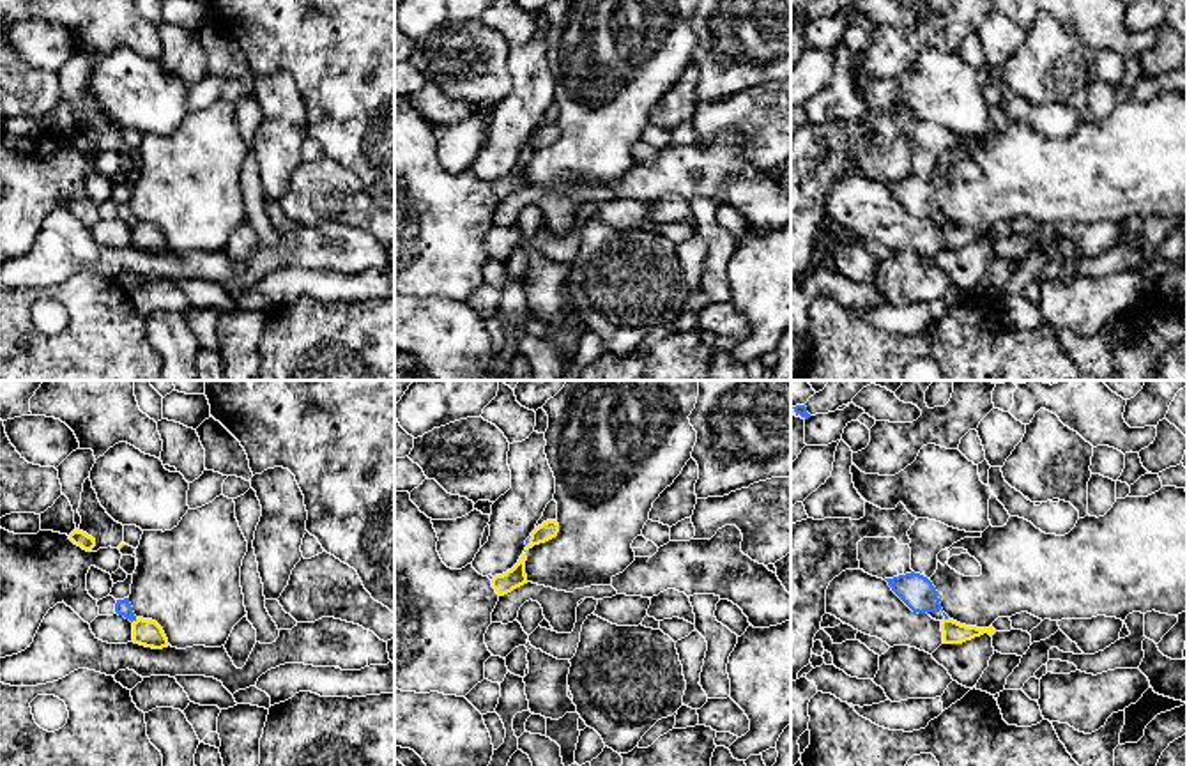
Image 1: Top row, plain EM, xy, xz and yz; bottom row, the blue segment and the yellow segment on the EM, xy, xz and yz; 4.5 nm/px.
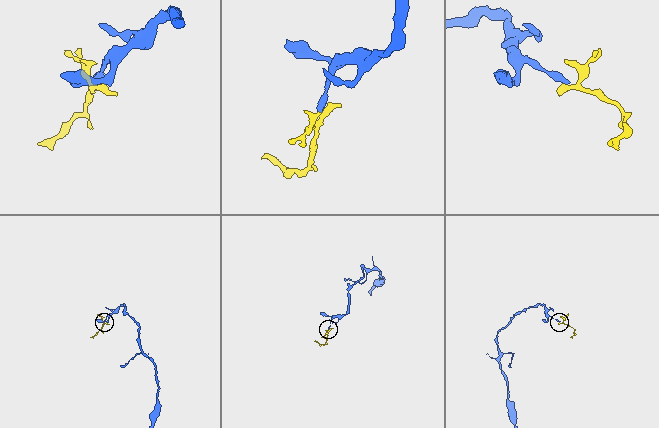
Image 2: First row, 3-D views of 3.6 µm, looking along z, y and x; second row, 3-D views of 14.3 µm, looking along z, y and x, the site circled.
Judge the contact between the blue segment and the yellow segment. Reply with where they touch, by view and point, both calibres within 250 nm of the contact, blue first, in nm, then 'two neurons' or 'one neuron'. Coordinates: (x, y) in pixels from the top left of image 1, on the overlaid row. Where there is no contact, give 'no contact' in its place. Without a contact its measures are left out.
xy (133, 620) | 80/130 nm | two neurons

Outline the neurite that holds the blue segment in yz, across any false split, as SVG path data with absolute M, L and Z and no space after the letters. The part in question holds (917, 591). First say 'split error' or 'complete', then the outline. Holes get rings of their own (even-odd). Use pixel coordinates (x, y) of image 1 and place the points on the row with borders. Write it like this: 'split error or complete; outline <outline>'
complete; outline M906 573L893 578L885 578L892 591L918 614L941 610L938 591L932 582L920 573Z

